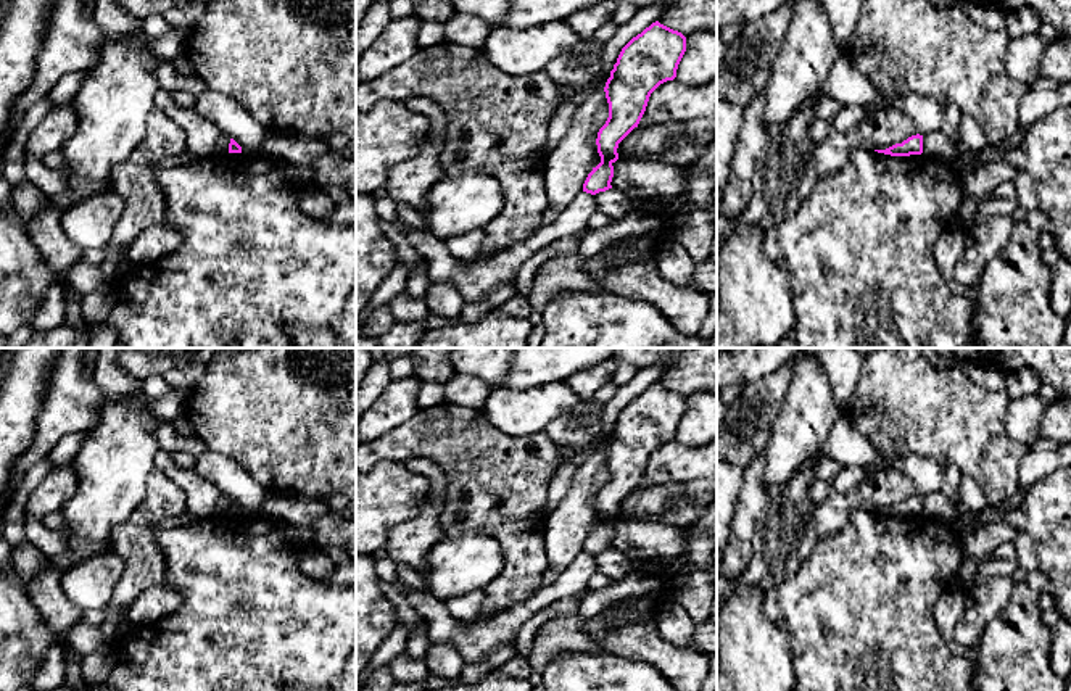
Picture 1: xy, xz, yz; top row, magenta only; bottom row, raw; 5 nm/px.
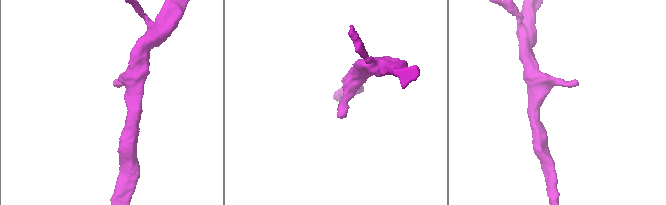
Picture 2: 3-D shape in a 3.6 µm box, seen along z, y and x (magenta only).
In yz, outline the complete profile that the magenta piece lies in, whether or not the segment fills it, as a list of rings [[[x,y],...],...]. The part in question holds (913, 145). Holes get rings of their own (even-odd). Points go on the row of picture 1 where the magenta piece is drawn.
[[[916,134],[904,140],[902,143],[895,143],[886,150],[875,150],[878,153],[891,155],[891,156],[910,156],[923,153],[923,135]]]

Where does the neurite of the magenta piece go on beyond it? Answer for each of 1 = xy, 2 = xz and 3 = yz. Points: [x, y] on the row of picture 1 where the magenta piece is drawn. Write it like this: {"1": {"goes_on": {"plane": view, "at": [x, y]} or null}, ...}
{"1": {"goes_on": null}, "2": {"goes_on": null}, "3": {"goes_on": null}}

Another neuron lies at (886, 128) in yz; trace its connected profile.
[[[897,108],[875,111],[866,121],[849,132],[833,130],[813,150],[818,179],[842,169],[854,150],[886,150],[902,143],[918,130],[913,121]]]

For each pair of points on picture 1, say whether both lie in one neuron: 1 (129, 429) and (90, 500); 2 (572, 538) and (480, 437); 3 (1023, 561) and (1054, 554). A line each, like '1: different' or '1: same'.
1: same
2: different
3: different

